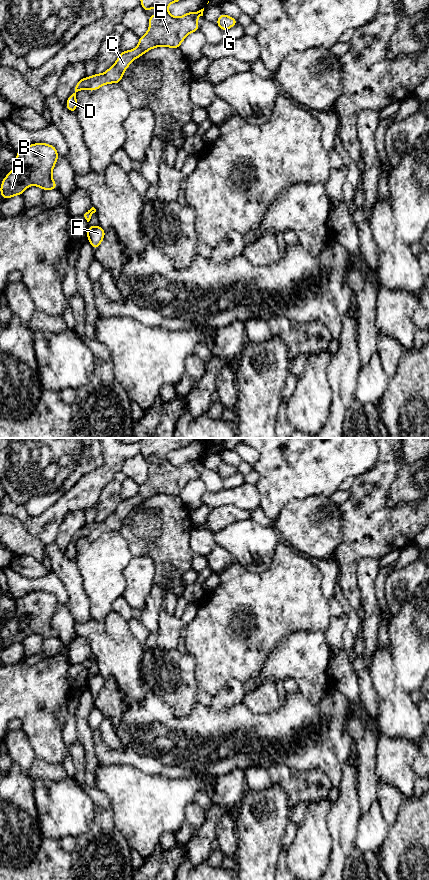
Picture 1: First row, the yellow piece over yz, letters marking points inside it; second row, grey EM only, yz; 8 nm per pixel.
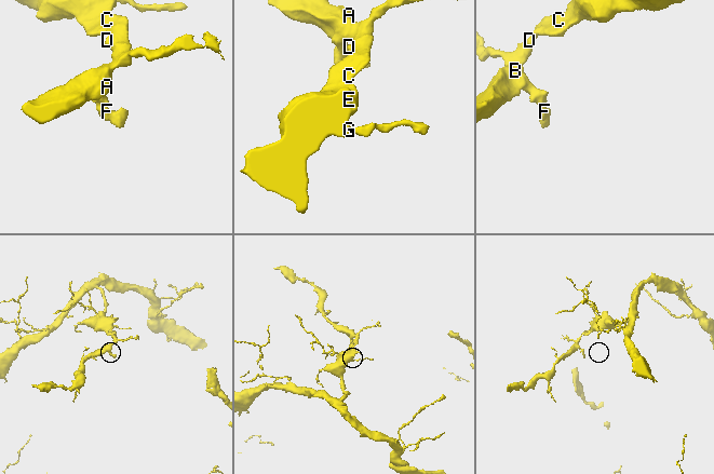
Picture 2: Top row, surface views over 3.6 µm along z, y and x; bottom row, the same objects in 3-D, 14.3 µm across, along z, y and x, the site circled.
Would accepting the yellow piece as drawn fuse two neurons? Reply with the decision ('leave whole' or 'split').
leave whole

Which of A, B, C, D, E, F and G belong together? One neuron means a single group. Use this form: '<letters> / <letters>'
A B C D E F G

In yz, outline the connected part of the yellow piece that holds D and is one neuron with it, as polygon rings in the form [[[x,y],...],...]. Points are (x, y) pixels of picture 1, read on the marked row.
[[[141,0],[141,6],[147,13],[154,6],[162,14],[160,16],[148,15],[150,27],[144,36],[139,37],[139,45],[130,51],[122,51],[117,61],[103,74],[94,74],[89,78],[81,79],[74,88],[74,92],[67,99],[67,109],[76,113],[76,93],[82,89],[95,91],[107,83],[119,84],[124,71],[136,58],[142,56],[148,50],[167,46],[180,48],[181,42],[191,32],[199,30],[198,16],[203,16],[204,8],[197,12],[188,12],[175,18],[168,11],[167,6],[180,0]]]

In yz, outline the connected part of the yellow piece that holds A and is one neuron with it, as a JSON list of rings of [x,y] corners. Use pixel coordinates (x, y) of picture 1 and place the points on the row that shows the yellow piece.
[[[45,143],[32,144],[16,152],[15,167],[3,179],[0,193],[2,199],[9,199],[14,195],[22,195],[29,185],[41,187],[44,191],[57,189],[56,182],[52,179],[52,169],[58,159],[57,149]]]

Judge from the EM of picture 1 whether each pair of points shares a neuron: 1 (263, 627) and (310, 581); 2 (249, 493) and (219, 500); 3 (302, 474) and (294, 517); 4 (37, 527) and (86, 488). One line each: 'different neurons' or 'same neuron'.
1: same neuron
2: same neuron
3: different neurons
4: same neuron

